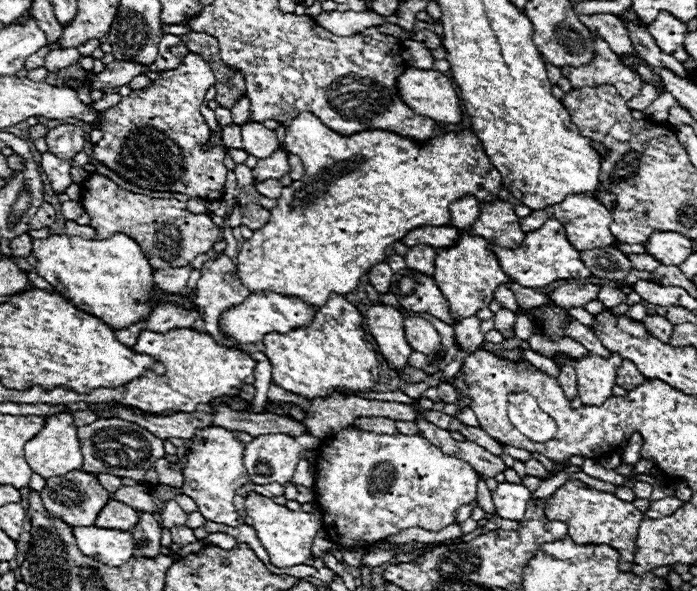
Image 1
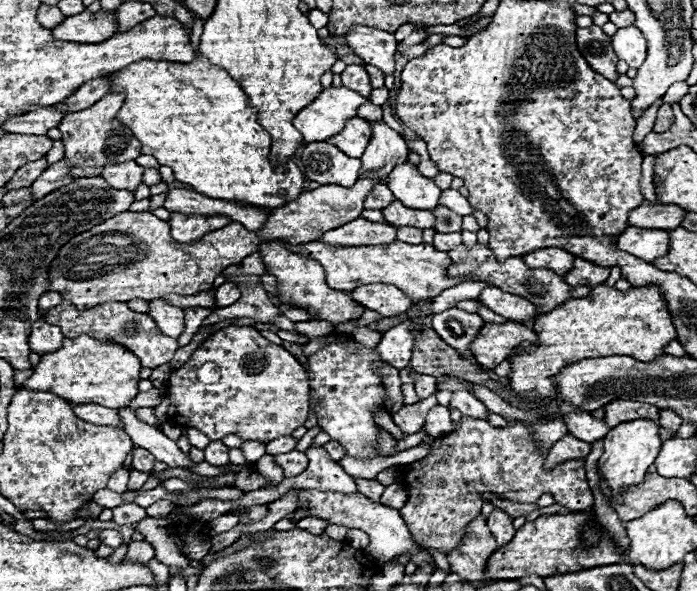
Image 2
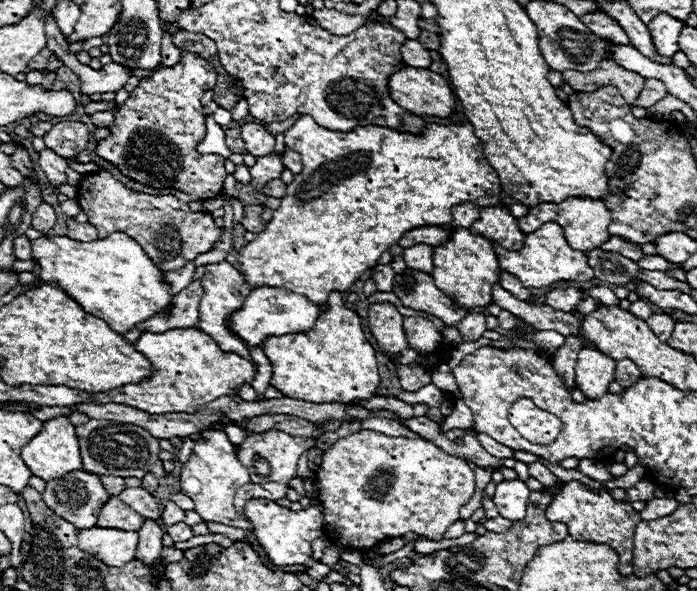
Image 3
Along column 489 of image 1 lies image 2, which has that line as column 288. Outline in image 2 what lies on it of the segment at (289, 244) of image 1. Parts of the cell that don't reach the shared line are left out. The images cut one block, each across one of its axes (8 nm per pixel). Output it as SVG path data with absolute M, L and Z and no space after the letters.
M194 56L192 62L140 60L118 72L108 74L112 80L110 92L126 92L124 106L118 118L134 132L142 144L142 154L154 156L162 166L174 170L174 178L192 190L220 200L244 202L266 208L280 208L302 192L302 172L292 160L274 166L270 162L270 134L258 124L258 110L248 104L248 96L230 74L212 66L204 56Z

